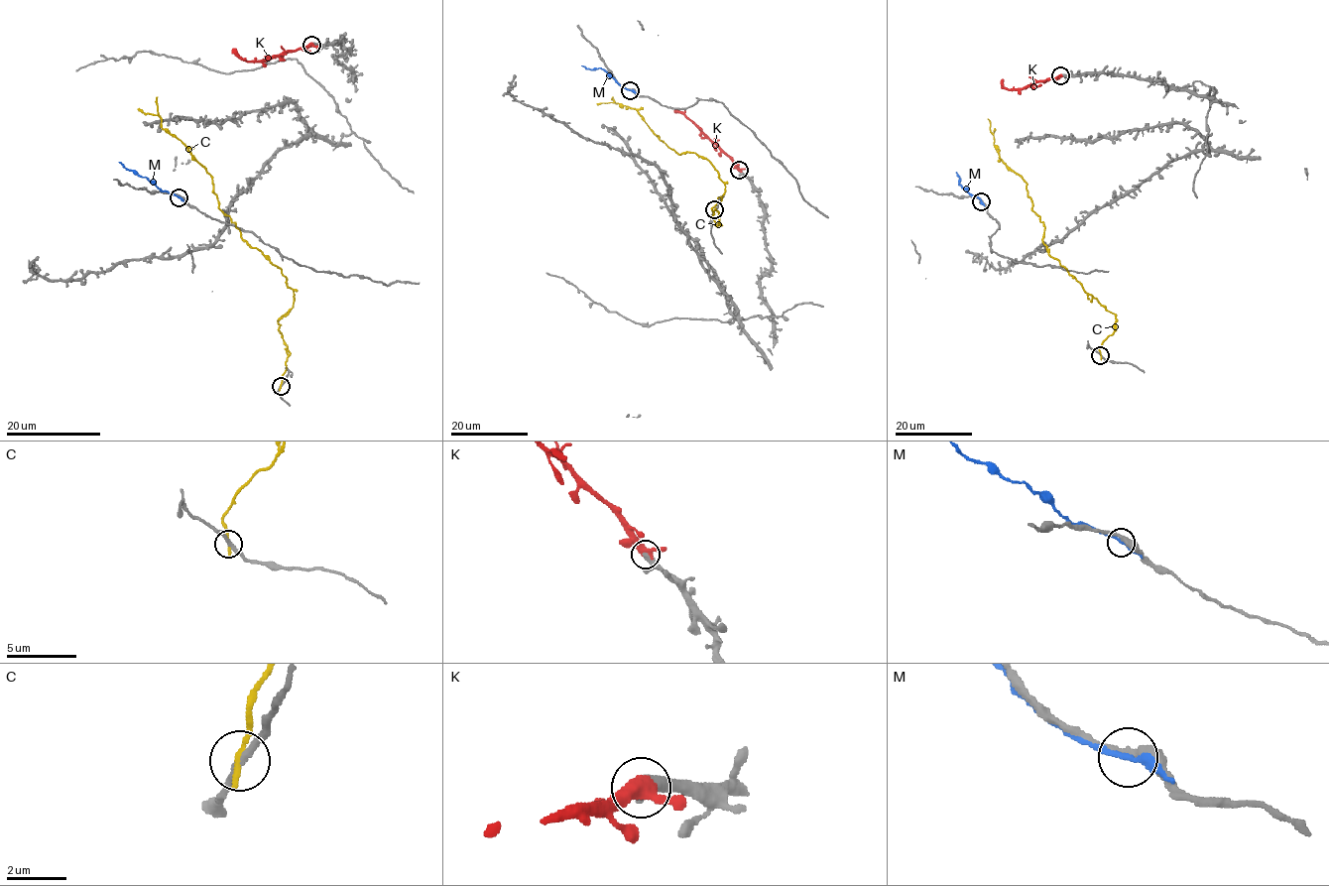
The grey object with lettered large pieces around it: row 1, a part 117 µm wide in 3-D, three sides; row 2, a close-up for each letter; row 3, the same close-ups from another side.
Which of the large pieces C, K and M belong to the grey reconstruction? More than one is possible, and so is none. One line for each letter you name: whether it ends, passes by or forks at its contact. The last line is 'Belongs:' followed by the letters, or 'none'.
K: It passes by
Belongs: K

